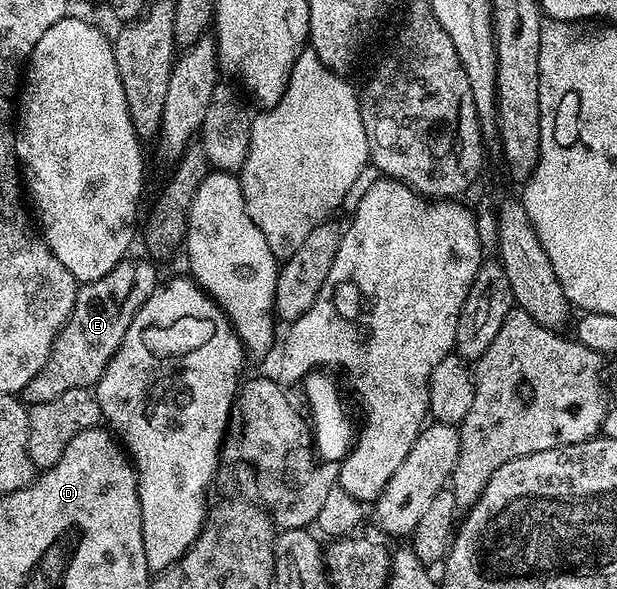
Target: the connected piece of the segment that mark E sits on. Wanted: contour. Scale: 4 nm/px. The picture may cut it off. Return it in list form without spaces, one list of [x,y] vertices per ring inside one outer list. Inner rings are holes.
[[[126,258],[119,261],[110,272],[103,274],[103,278],[78,287],[69,321],[59,330],[49,355],[49,361],[45,363],[43,370],[39,370],[39,374],[35,374],[35,378],[31,378],[31,382],[27,382],[23,396],[30,405],[39,402],[51,402],[51,398],[59,398],[59,394],[67,394],[67,390],[89,388],[96,385],[97,379],[101,377],[103,370],[119,350],[135,314],[141,309],[143,302],[154,292],[159,283],[157,268],[151,261],[133,259]]]

